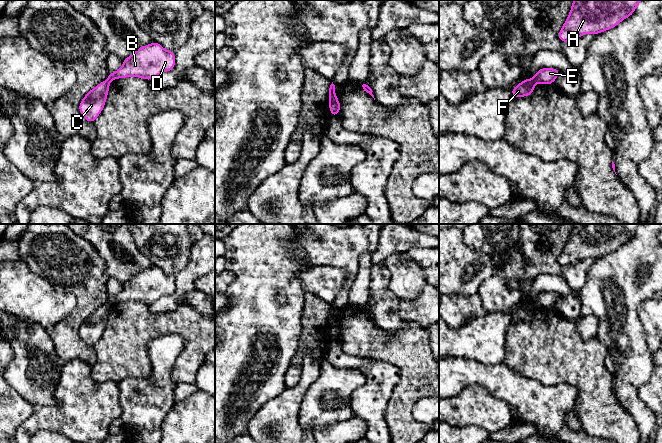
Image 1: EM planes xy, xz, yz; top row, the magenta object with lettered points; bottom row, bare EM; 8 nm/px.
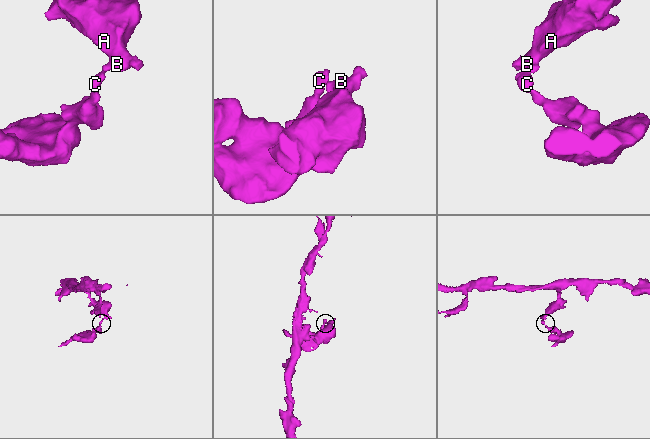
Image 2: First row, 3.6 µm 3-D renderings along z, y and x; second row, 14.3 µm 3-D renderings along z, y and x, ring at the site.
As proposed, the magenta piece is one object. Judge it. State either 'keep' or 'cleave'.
cleave

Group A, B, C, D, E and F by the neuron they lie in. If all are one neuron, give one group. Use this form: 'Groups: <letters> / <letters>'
Groups: A B D E / C F

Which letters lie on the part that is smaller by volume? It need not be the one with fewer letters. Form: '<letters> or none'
C, F

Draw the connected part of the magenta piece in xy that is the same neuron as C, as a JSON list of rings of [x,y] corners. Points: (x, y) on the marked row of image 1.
[[[108,79],[104,80],[90,90],[81,100],[79,111],[89,123],[93,123],[102,112],[107,99],[109,84],[110,81]]]

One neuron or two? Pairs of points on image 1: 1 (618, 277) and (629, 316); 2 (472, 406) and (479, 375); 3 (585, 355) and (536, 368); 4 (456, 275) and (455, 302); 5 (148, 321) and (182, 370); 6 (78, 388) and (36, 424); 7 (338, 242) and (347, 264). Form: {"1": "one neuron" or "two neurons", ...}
{"1": "one neuron", "2": "two neurons", "3": "one neuron", "4": "two neurons", "5": "one neuron", "6": "one neuron", "7": "one neuron"}

